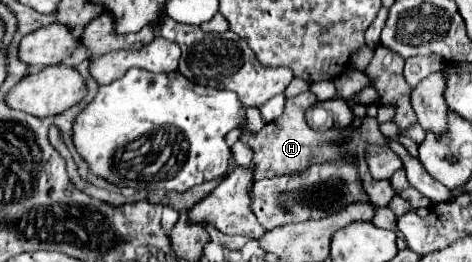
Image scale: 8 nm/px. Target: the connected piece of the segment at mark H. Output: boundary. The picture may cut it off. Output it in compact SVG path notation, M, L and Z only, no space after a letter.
M301 93L293 99L287 99L285 103L285 111L283 115L265 125L261 131L257 133L243 133L239 139L253 149L253 171L255 171L255 181L263 179L263 177L275 177L275 175L291 175L295 171L305 171L311 163L319 163L319 161L331 161L331 159L341 159L345 151L351 151L355 156L357 167L362 181L363 190L368 195L370 202L377 205L377 207L387 206L394 196L394 191L391 187L390 180L375 180L370 174L365 155L367 149L371 145L389 145L387 137L381 135L379 131L379 124L386 120L393 120L395 116L395 107L392 105L378 106L378 114L376 117L365 117L363 119L363 127L359 133L351 135L347 141L339 141L339 143L331 143L333 139L337 139L341 135L339 129L335 131L325 131L325 133L317 133L311 131L311 127L307 127L305 117L303 117L303 109L315 105L317 99L315 95Z

